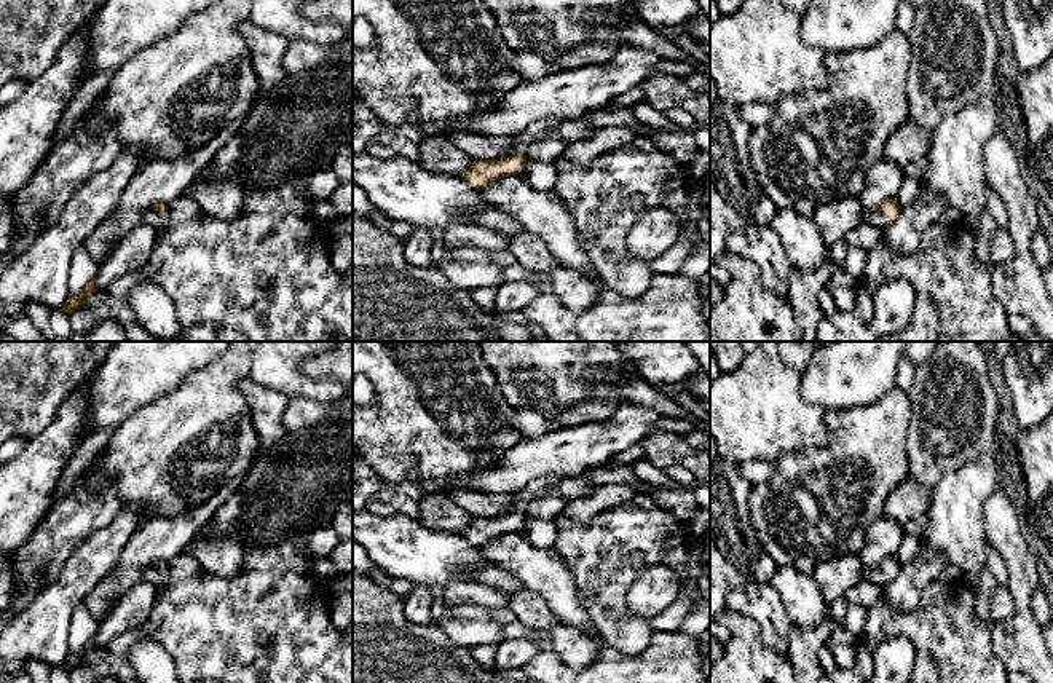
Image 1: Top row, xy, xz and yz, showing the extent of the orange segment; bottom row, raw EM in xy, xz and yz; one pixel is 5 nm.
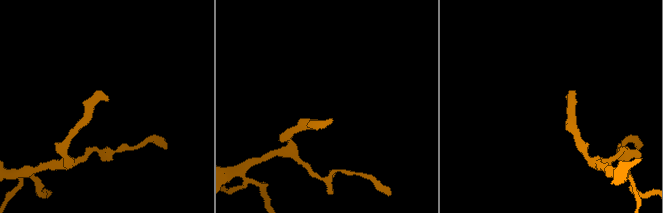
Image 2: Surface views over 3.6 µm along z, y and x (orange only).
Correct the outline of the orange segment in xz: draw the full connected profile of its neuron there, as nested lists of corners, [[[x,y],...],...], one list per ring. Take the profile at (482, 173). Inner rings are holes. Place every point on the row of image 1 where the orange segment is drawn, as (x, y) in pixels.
[[[579,116],[565,118],[555,129],[550,128],[547,118],[538,120],[530,124],[522,134],[514,137],[514,147],[504,158],[474,160],[472,166],[467,171],[461,172],[459,177],[474,188],[482,190],[483,187],[501,177],[520,174],[526,164],[525,153],[533,142],[554,134],[562,140],[573,144],[584,140],[584,134],[590,129],[597,128]]]

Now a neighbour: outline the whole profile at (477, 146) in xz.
[[[455,131],[448,139],[474,160],[499,160],[514,147],[514,139],[495,139],[471,131]]]

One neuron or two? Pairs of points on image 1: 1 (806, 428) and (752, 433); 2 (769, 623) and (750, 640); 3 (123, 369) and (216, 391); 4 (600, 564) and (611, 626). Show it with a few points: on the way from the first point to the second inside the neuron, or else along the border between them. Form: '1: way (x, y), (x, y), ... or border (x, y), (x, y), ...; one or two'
1: way (793, 431), (765, 431); one
2: border (728, 610), (749, 616), (761, 640), (785, 653); two
3: border (212, 361), (149, 402); two
4: way (602, 580), (607, 610); one

